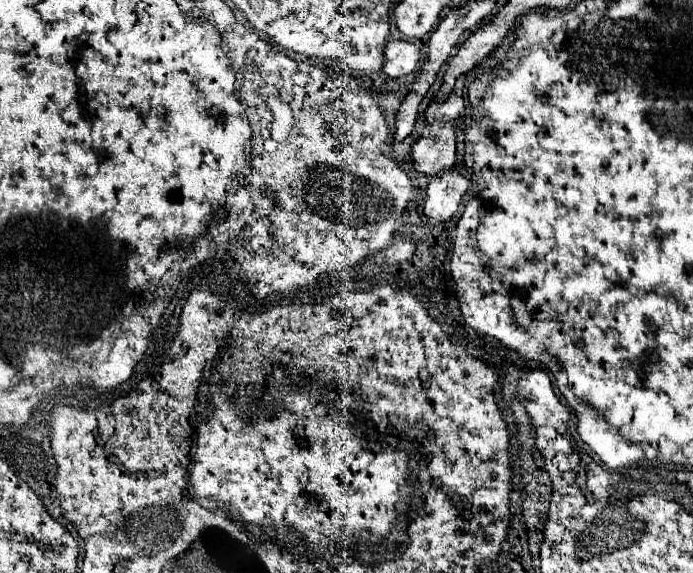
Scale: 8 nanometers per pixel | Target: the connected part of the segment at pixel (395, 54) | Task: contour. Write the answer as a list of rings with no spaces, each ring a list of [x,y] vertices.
[[[391,40],[385,44],[383,50],[383,72],[389,78],[401,78],[407,74],[413,74],[421,60],[421,50],[417,44],[403,42],[403,40]]]

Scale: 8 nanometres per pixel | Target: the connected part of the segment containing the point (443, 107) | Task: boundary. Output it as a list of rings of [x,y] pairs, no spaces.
[[[465,76],[457,80],[457,88],[449,94],[449,98],[443,104],[429,104],[425,110],[425,130],[421,132],[419,140],[411,148],[411,158],[415,164],[415,170],[425,176],[441,176],[445,170],[451,170],[455,166],[455,120],[459,120],[465,112],[465,100],[463,100],[463,82]]]

